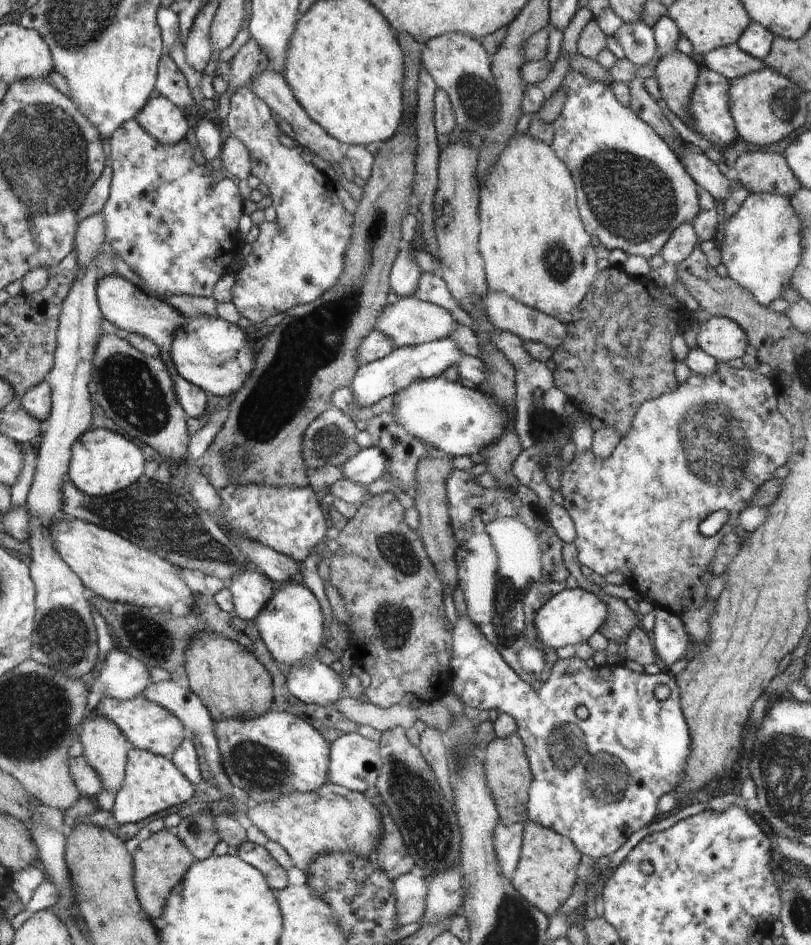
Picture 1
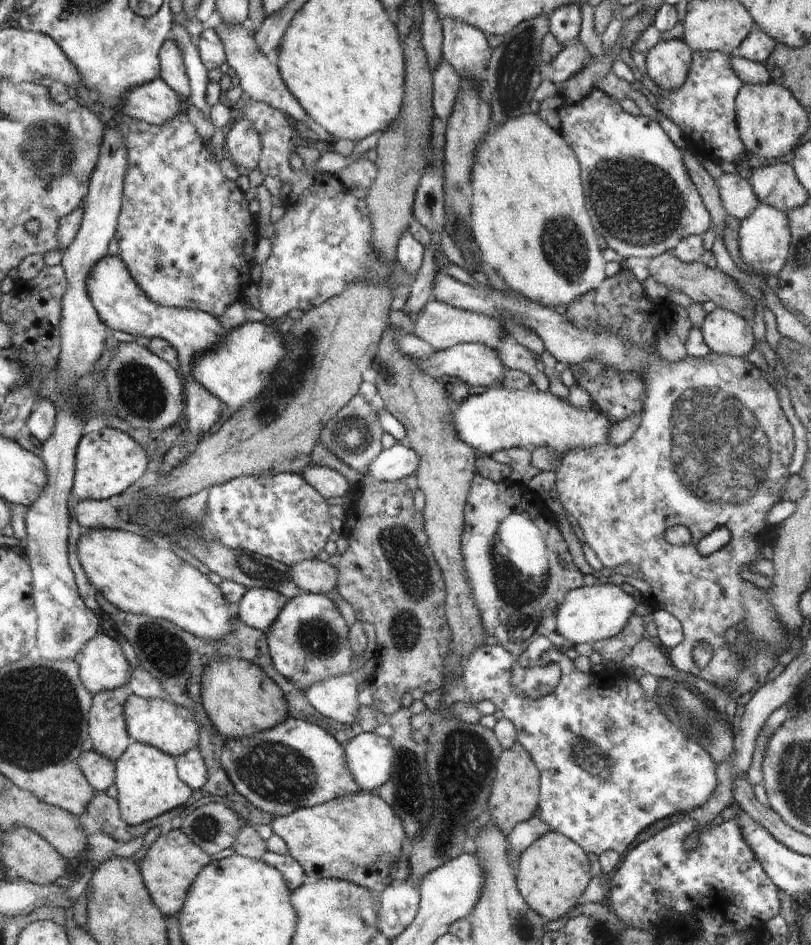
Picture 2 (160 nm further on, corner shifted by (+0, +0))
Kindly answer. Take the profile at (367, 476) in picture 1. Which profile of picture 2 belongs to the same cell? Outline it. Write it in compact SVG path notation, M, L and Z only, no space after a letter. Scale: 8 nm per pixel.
M397 443L388 450L382 450L374 462L370 462L366 475L380 482L401 481L419 471L420 456L408 445Z

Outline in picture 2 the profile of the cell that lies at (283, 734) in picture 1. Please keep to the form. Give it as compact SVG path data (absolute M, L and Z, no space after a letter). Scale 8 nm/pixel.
M291 716L284 720L283 724L268 728L268 731L260 732L255 736L226 738L222 744L220 762L226 776L235 790L247 801L247 805L274 816L286 816L298 808L325 804L330 800L360 791L346 766L342 745L322 726L311 724L306 720L294 719Z

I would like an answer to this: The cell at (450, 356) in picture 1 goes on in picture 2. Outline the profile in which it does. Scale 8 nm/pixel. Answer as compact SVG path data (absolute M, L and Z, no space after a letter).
M463 343L445 350L436 349L436 352L428 360L414 360L414 362L422 372L426 372L434 379L454 376L460 378L467 386L484 386L484 388L502 387L502 378L504 378L507 368L495 349L490 349L481 343Z

